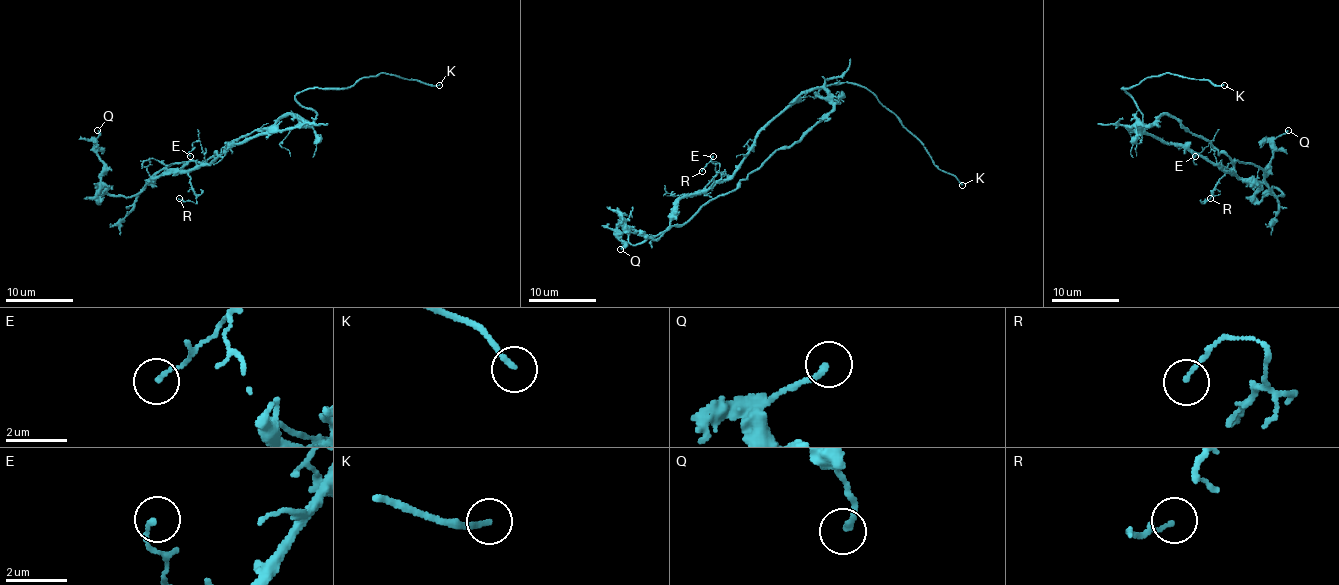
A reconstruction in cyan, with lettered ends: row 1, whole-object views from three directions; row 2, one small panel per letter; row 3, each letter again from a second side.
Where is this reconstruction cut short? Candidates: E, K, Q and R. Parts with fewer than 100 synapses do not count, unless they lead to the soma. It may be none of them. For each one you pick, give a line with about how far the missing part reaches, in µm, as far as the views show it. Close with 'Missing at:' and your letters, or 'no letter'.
K: Missing length about 15 µm
Missing at: K

